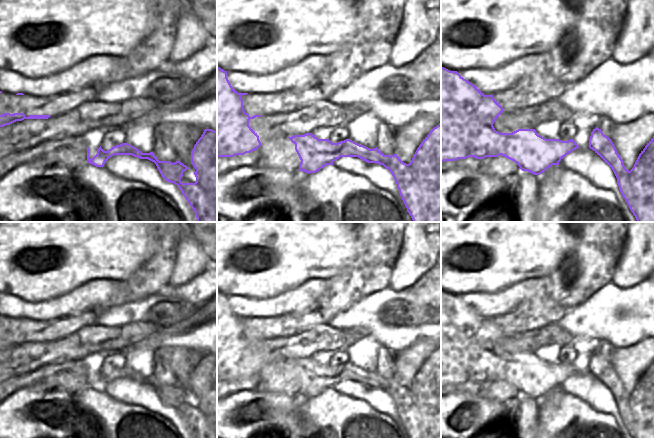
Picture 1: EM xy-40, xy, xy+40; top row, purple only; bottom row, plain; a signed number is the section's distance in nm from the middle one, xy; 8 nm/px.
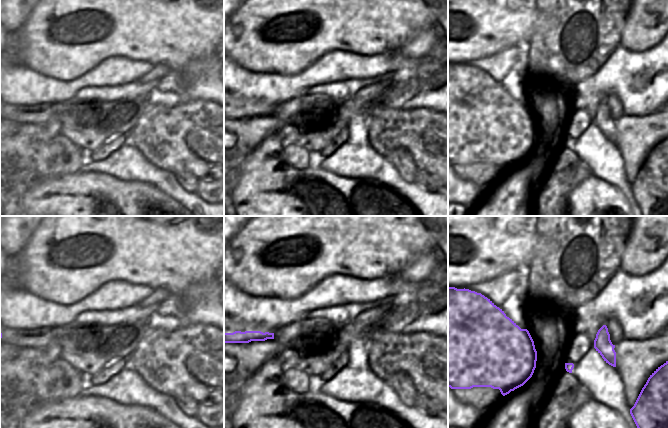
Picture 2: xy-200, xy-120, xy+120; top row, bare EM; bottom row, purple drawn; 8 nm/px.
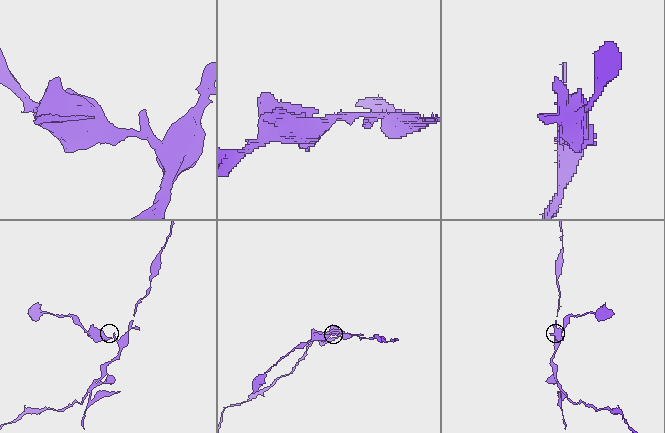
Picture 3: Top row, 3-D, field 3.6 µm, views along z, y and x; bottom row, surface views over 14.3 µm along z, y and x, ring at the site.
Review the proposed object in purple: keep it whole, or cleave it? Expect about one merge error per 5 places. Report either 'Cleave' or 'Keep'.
Cleave.

